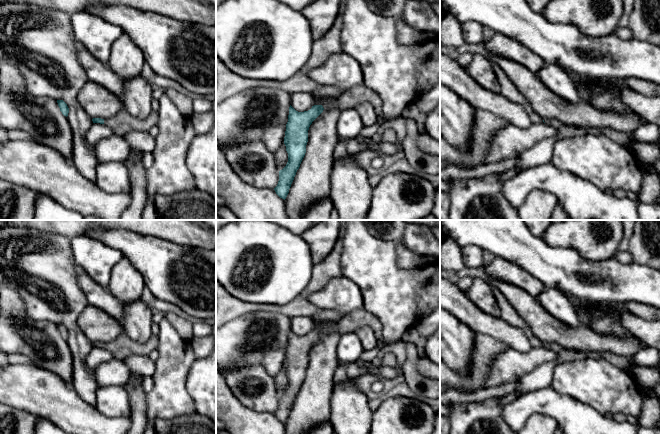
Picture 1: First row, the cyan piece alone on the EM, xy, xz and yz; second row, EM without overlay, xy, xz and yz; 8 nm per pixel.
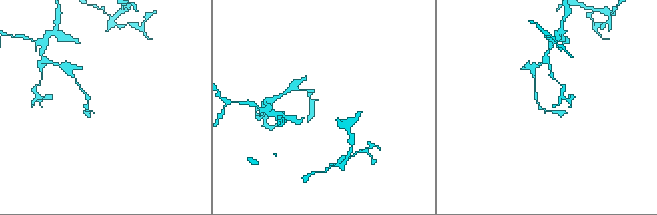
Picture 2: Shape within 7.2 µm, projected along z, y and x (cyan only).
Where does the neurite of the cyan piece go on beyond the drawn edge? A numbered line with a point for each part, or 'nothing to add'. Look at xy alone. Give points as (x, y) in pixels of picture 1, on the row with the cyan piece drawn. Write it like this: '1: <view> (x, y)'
1: xy (123, 122)

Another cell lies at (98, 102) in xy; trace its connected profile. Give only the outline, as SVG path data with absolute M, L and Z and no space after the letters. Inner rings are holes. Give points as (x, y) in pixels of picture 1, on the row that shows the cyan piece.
M90 80L79 91L77 100L92 119L110 119L123 109L117 96Z

